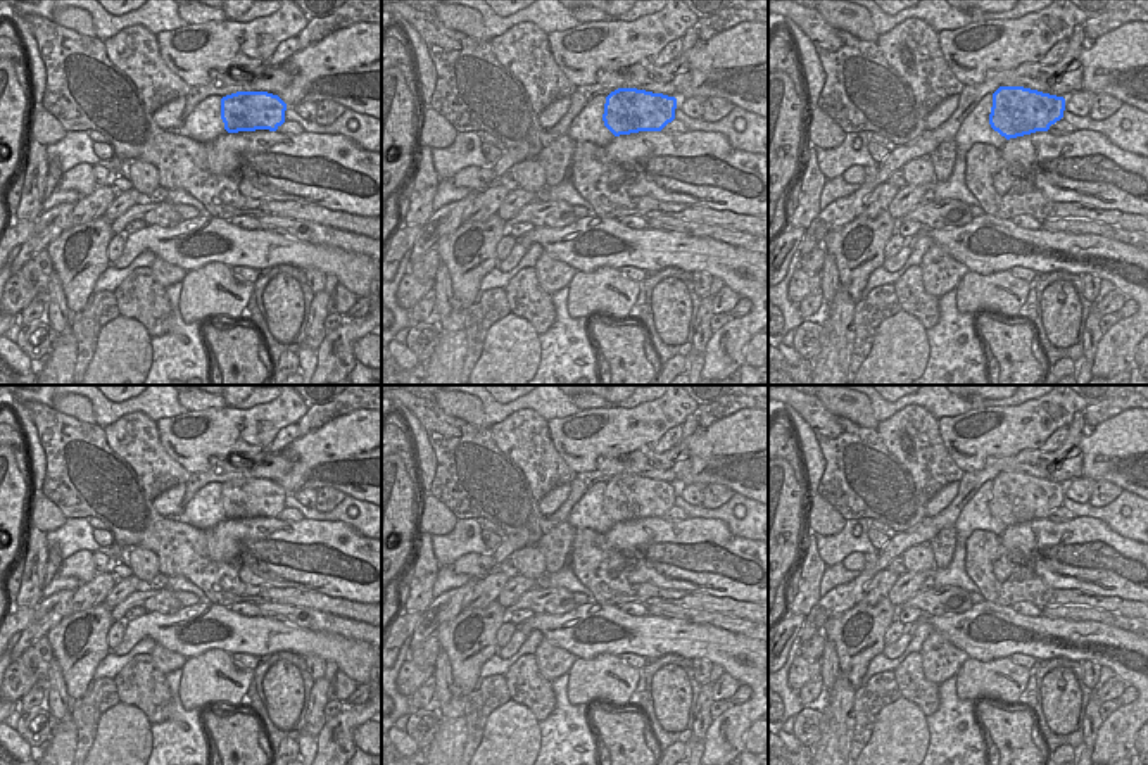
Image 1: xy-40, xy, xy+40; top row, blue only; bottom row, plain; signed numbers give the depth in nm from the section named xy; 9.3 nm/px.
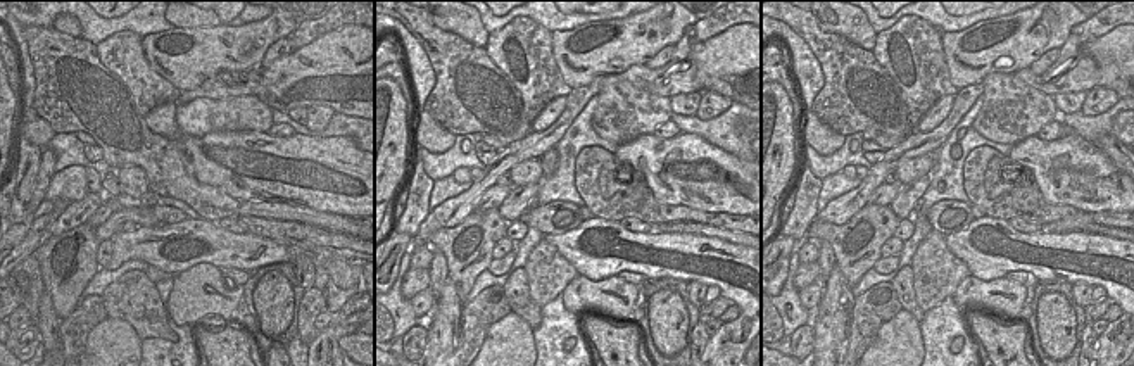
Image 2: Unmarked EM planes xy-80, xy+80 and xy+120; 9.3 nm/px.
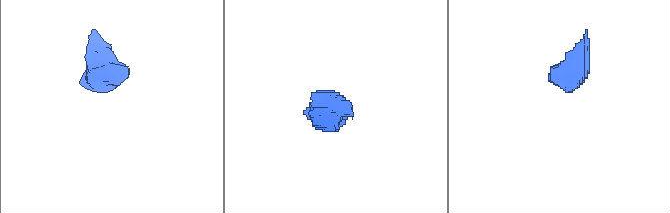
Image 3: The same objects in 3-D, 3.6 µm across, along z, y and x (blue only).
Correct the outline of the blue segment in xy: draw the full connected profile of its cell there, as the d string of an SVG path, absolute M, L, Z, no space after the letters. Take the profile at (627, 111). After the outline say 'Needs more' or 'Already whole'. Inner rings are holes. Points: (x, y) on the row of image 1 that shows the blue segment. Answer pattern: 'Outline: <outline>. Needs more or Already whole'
Outline: M618 88L606 97L602 121L615 135L661 131L675 119L677 98L637 88Z. Already whole

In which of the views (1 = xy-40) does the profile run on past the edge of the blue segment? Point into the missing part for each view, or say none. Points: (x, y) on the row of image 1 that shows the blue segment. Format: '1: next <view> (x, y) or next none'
1: next none

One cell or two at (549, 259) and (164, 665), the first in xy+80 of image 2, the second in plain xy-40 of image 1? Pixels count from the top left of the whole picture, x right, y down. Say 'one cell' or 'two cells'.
one cell

